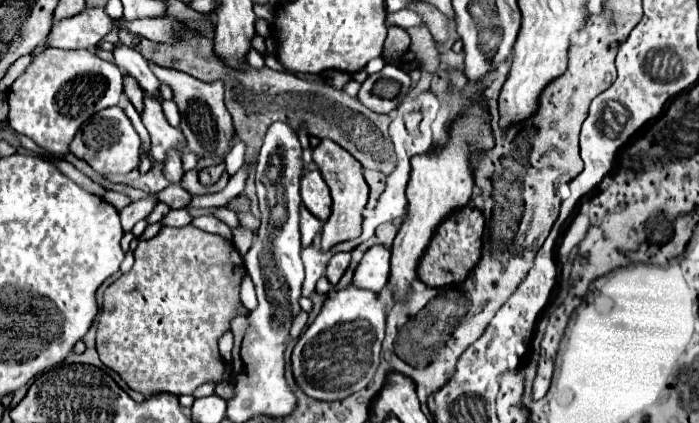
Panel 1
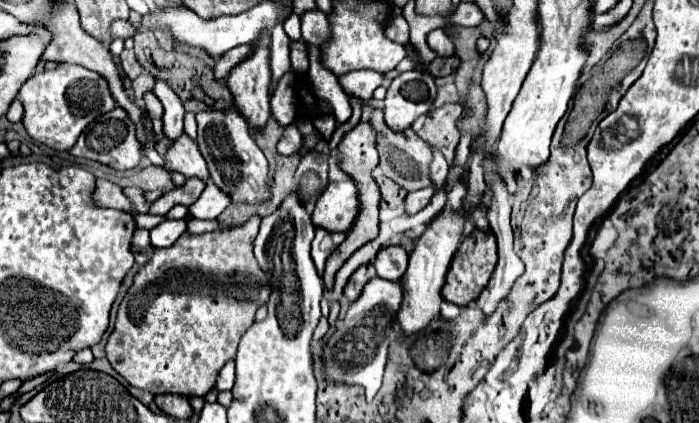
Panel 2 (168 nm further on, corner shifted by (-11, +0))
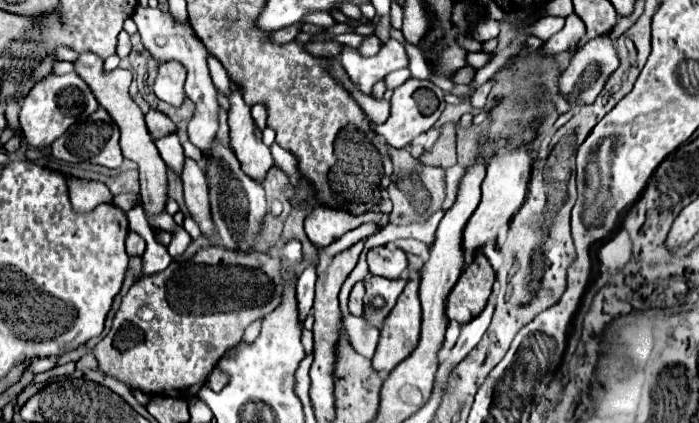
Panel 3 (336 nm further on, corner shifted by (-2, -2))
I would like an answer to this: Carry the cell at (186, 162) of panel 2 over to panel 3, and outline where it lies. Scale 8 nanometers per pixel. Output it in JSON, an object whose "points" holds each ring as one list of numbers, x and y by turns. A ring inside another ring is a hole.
{"points":[[186,158,186,168,182,174,184,182,184,200,190,216,200,226,202,236,214,238,214,222,210,216,210,200,208,200,208,182,204,170,190,158]]}

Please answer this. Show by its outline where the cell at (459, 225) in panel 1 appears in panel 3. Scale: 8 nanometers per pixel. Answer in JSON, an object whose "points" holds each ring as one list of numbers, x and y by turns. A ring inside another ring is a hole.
{"points":[[476,254,474,262,466,266,458,278,458,284,448,296,446,316,460,324,476,318,486,308,494,280,496,276,488,258,484,254]]}

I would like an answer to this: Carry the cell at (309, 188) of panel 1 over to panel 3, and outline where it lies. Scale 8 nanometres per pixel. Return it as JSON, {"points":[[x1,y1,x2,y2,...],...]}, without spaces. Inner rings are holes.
{"points":[[318,206,312,210,312,214,306,218,304,222,304,230,308,240,318,246,318,248,326,248,330,246,334,240,338,240,342,234,346,234,348,230,358,228,364,222,382,222,382,214,380,212,366,212,362,216,352,216,344,210,332,210,332,208,324,208]]}

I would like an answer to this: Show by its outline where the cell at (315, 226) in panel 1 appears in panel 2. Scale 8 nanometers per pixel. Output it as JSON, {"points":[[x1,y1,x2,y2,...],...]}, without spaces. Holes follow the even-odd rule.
{"points":[[315,228,315,238,311,244,311,256,313,256,313,262,319,270,319,274,323,274,325,260,335,250,335,246,339,246,339,242,343,242,343,234,335,234,335,232,327,232,323,228]]}

